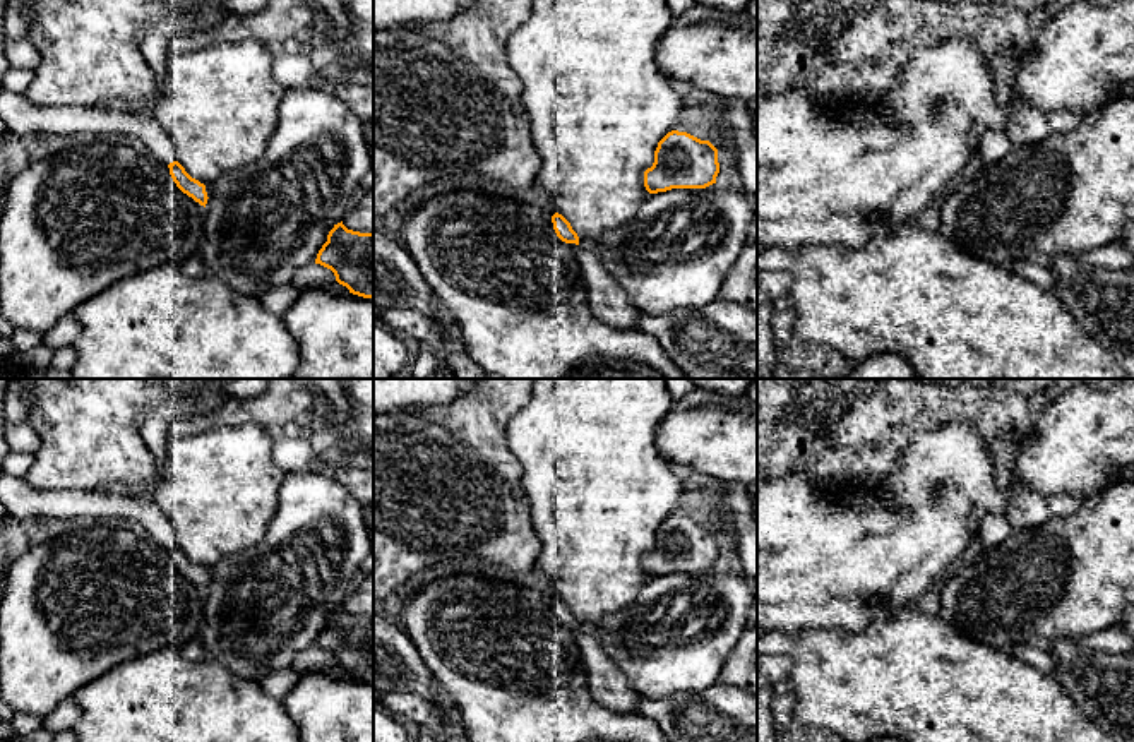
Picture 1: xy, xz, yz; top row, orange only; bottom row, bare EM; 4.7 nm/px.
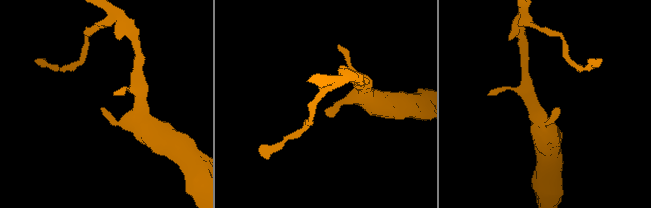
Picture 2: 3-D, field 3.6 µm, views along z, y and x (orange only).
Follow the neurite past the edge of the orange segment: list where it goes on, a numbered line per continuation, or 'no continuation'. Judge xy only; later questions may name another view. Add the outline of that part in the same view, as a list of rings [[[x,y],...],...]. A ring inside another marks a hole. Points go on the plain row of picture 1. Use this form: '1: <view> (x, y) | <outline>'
1: xy (21, 501) | [[[2,473],[0,499],[9,518],[27,521],[118,518],[139,523],[149,536],[170,548],[176,545],[173,524],[156,500],[140,504],[118,492],[38,490],[24,478]]]

